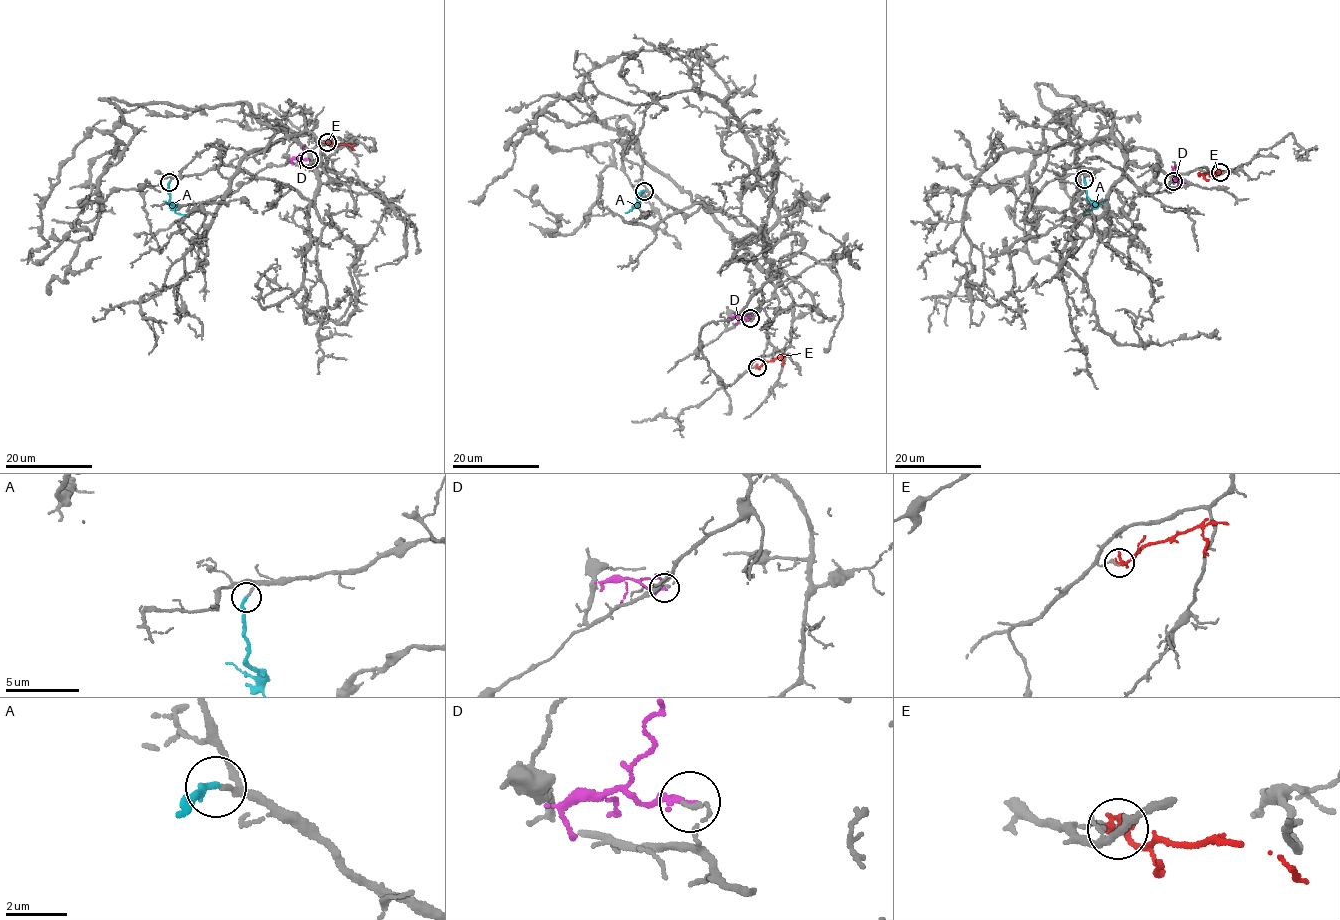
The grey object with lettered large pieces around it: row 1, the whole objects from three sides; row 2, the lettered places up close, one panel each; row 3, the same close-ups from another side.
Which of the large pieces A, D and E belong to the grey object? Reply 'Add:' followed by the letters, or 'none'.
Add: A

